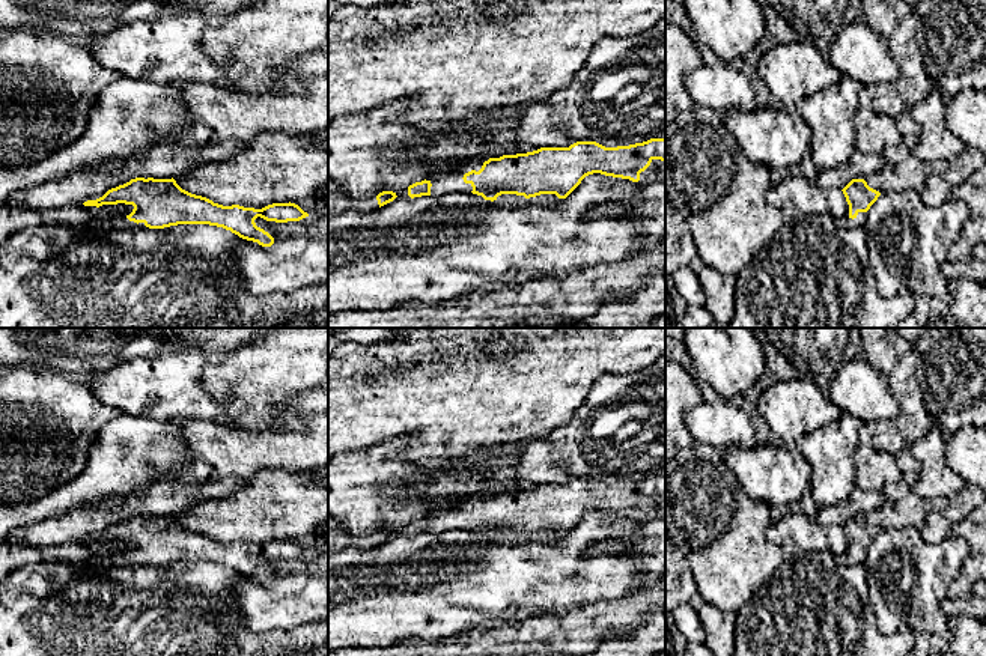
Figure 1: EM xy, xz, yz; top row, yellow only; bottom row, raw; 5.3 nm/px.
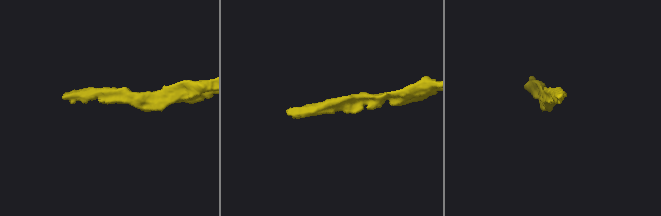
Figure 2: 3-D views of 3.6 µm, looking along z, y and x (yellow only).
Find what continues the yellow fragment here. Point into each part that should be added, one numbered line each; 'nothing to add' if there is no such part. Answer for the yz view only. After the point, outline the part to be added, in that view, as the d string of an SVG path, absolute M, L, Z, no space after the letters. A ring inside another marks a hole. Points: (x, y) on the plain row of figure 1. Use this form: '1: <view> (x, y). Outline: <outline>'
1: yz (845, 558). Outline: M849 549L840 555L835 557L837 563L838 564L843 564L843 566L857 566L857 564L864 564L867 558L867 549L858 549L858 552L852 557L849 554Z

